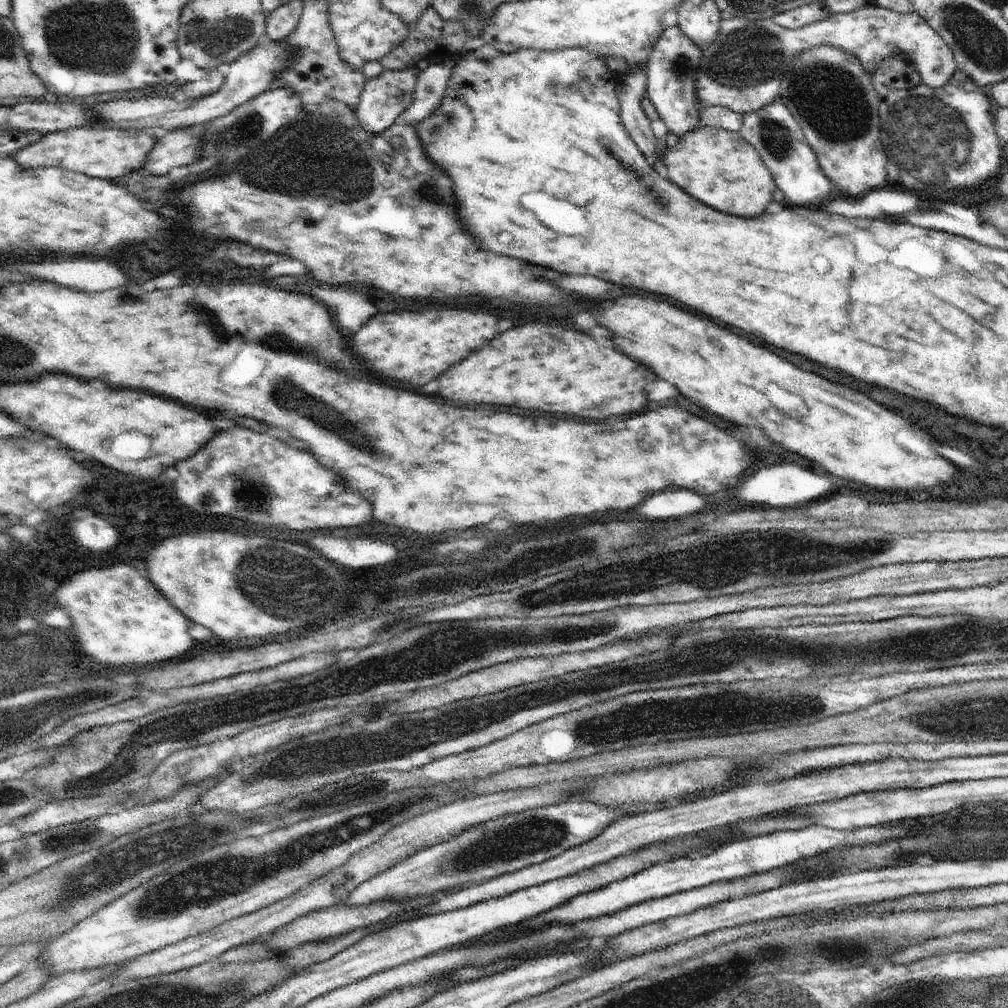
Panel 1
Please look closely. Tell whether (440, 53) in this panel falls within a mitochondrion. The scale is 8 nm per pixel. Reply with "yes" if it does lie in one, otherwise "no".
no

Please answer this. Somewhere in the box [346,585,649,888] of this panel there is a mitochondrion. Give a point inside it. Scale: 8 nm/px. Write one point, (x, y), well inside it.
(531, 836)

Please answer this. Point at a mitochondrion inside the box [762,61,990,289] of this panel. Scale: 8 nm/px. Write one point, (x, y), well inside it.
(933, 140)

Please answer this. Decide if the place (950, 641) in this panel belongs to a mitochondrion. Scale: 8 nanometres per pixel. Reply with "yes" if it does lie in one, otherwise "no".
yes

